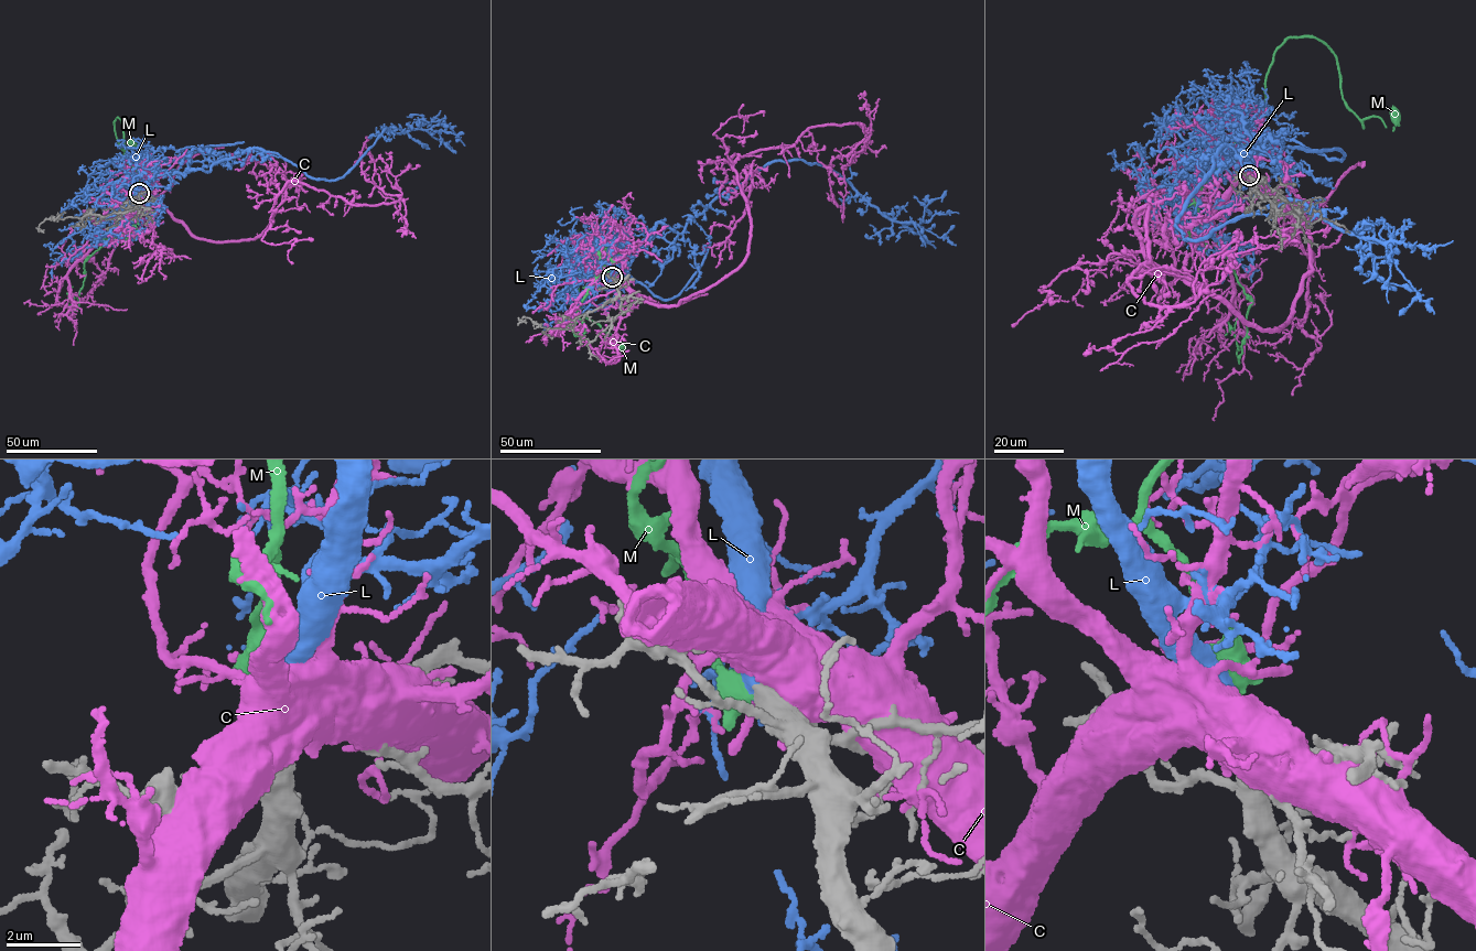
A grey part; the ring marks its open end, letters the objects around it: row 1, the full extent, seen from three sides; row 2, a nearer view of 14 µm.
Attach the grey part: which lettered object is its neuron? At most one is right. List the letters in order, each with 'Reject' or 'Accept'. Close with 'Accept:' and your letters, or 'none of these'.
C: Reject
L: Accept
M: Reject
Accept: L

